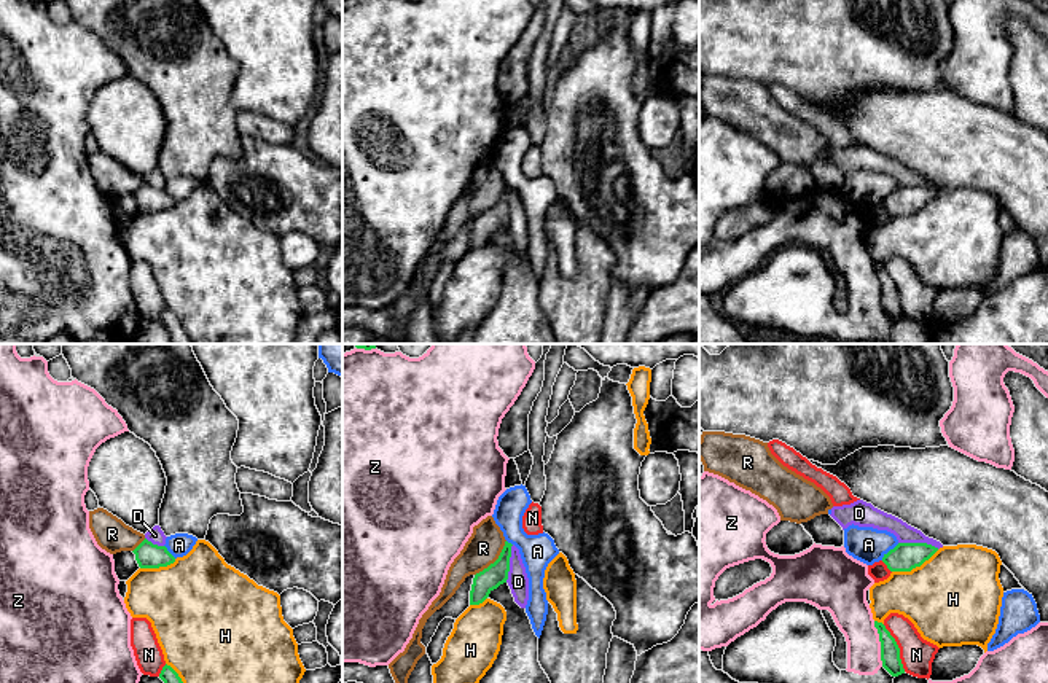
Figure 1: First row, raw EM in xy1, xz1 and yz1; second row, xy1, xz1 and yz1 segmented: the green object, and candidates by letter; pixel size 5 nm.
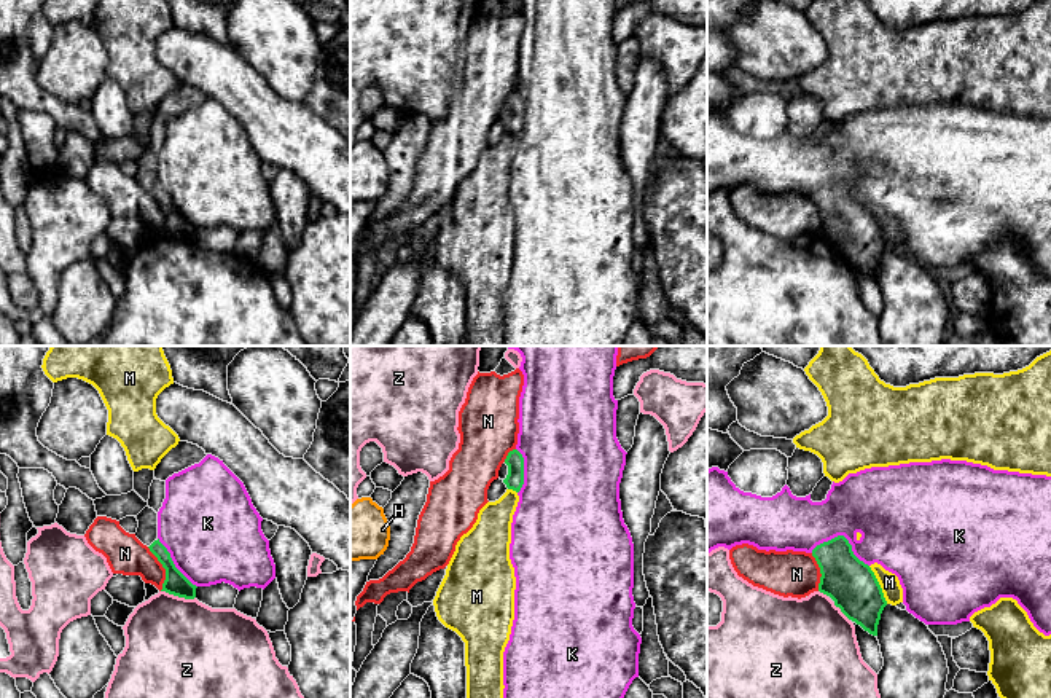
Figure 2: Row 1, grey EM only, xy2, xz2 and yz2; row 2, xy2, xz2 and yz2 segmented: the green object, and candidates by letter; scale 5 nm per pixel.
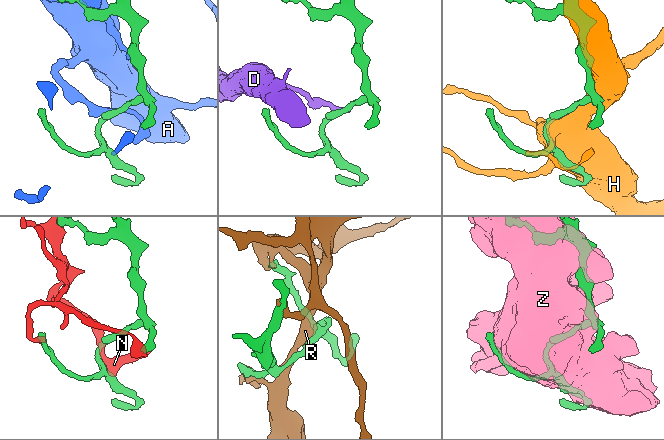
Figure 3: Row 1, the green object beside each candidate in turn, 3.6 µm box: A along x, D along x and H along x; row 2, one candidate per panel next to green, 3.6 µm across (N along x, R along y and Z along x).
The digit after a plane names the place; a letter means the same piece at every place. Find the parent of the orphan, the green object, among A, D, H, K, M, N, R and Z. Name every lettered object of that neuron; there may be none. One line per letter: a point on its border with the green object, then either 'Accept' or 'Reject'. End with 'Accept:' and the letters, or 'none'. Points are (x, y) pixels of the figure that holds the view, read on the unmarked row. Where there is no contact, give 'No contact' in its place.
A: Touches green at yz1 (889, 195). Reject
D: Touches green at yz1 (919, 187). Reject
H: Touches green at yz1 (915, 210). Reject
K: Touches green at yz2 (843, 179). Reject
M: Touches green at yz2 (879, 228). Reject
N: Touches green at yz1 (899, 292). Reject
R: Touches green at xz1 (496, 204). Reject
Z: Touches green at yz1 (881, 287). Reject
Accept: none

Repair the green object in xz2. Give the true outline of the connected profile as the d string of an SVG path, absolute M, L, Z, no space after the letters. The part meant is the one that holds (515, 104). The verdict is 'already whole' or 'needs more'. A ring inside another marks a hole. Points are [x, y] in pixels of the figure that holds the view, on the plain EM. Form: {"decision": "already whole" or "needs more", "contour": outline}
{"decision": "needs more", "contour": "M518 92L508 96L498 113L498 121L506 127L508 132L516 135L521 134L524 127L524 100Z"}

